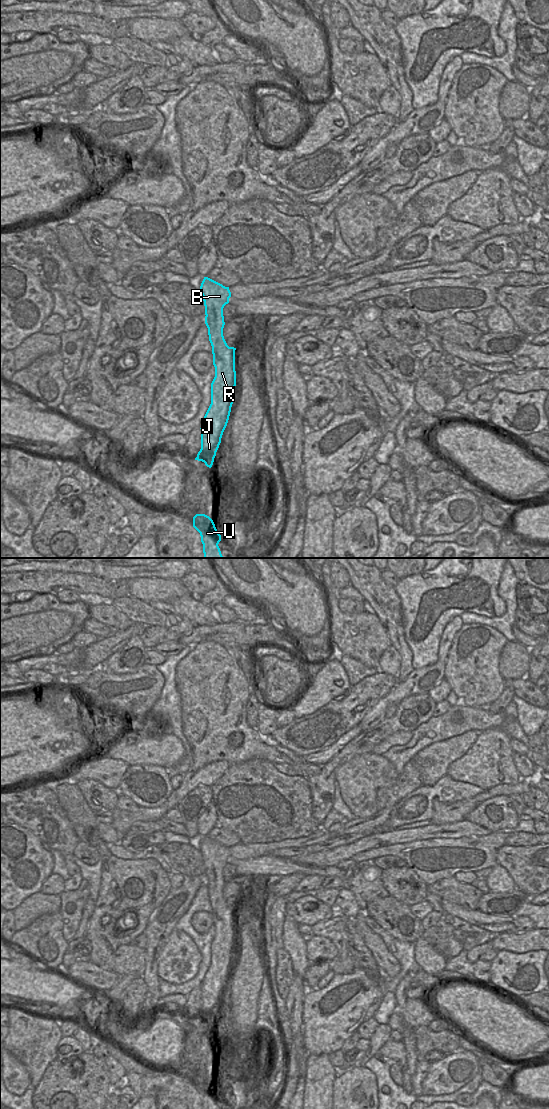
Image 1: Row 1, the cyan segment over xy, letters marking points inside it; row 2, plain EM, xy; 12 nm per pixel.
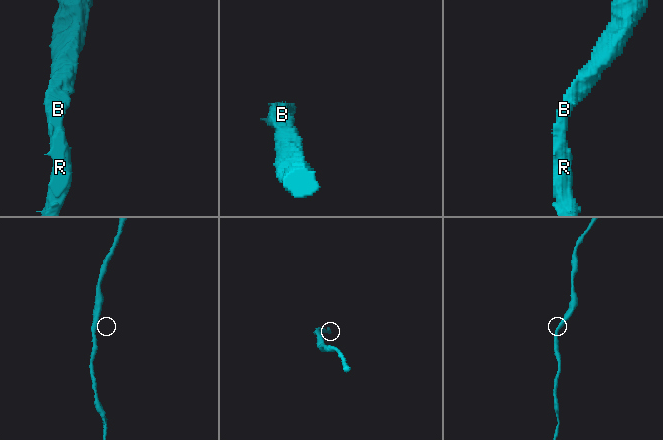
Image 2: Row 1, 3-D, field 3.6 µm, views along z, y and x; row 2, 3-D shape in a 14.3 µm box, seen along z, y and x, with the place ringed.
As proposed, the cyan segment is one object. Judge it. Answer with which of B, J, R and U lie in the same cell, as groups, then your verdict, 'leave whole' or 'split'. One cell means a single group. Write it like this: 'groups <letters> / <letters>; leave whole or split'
groups B J R U; leave whole

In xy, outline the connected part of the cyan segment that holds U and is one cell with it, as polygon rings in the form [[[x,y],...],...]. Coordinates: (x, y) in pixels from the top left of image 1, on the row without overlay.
[[[205,1074],[193,1077],[193,1087],[200,1093],[203,1109],[220,1109],[221,1095],[217,1092],[213,1080]]]

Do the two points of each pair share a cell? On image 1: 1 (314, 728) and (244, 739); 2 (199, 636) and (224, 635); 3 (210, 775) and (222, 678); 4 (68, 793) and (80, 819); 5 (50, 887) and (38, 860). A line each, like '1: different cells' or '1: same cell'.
1: different cells
2: same cell
3: different cells
4: same cell
5: different cells

